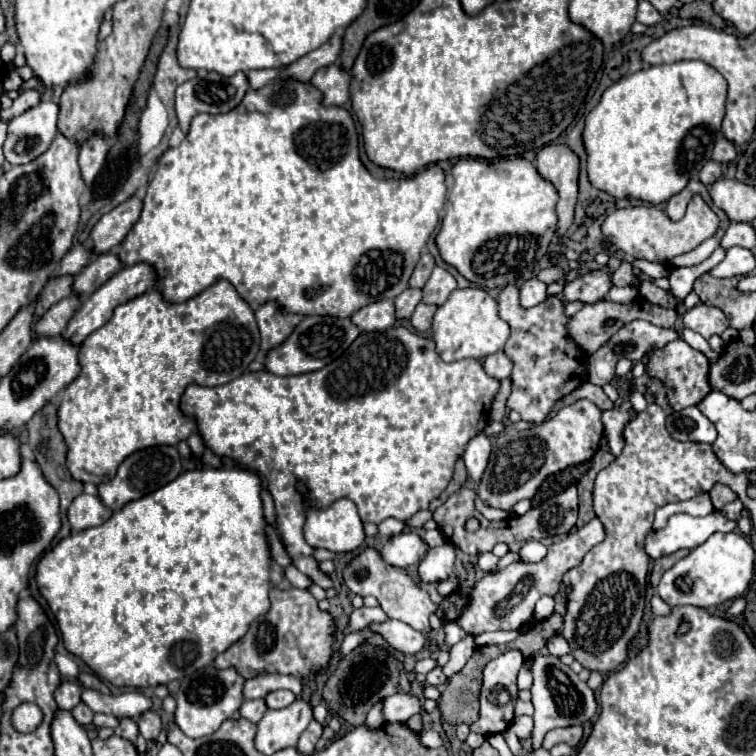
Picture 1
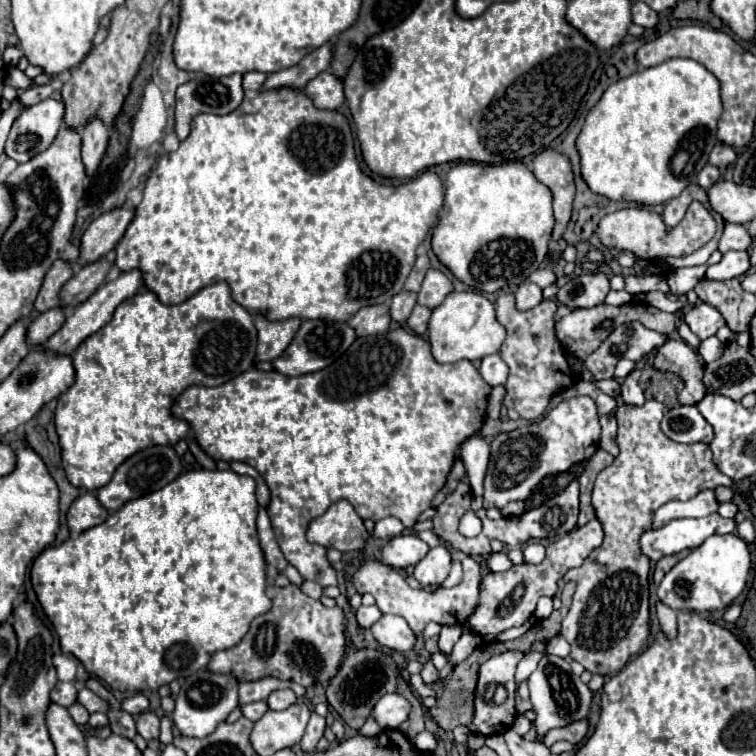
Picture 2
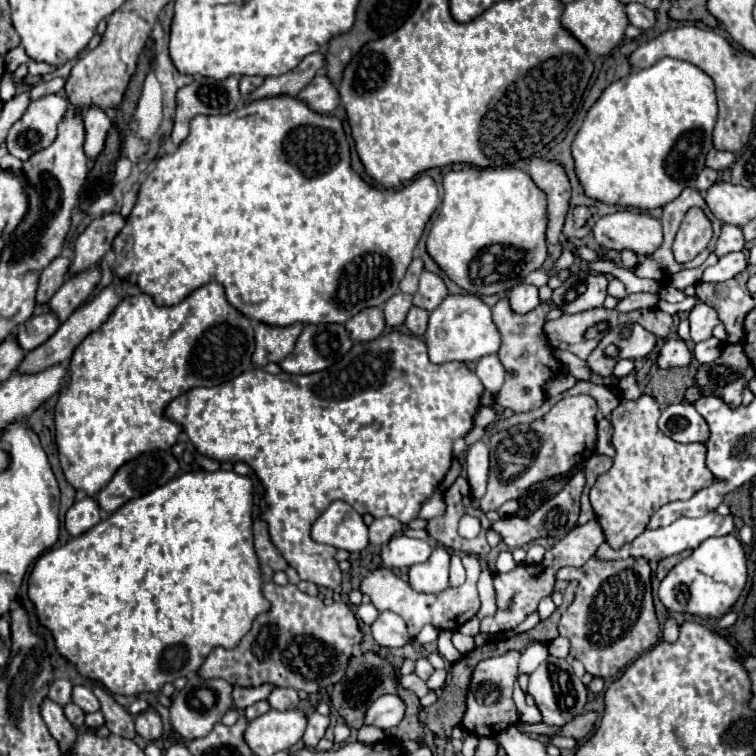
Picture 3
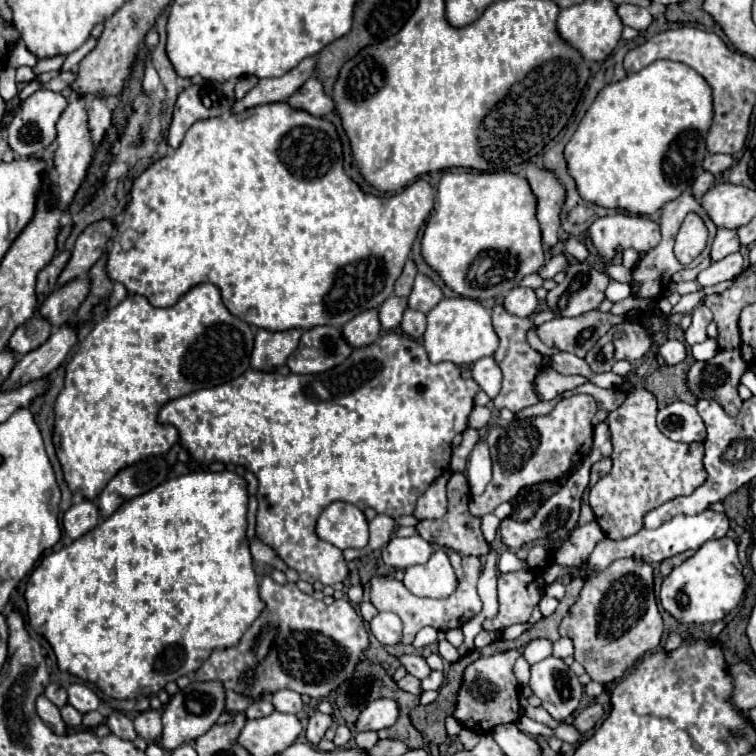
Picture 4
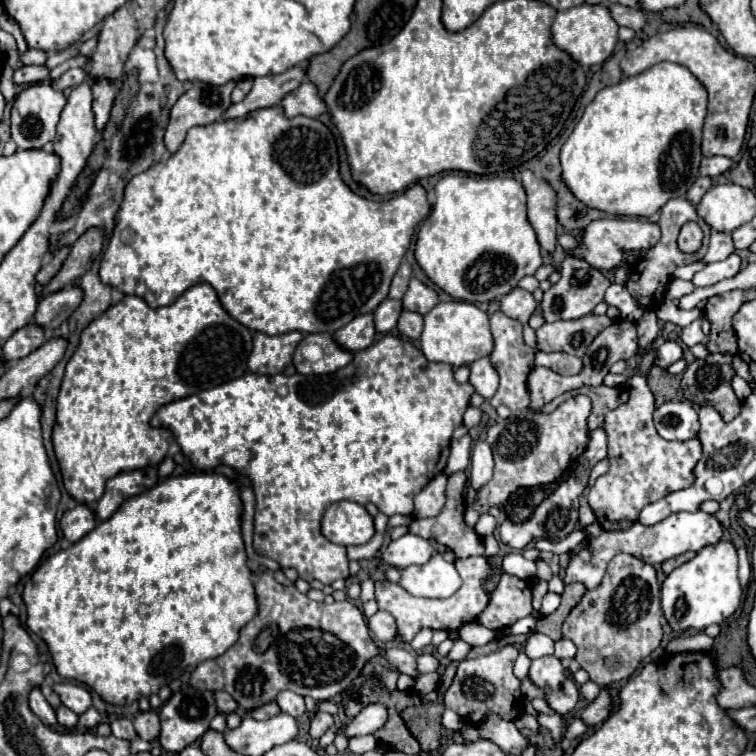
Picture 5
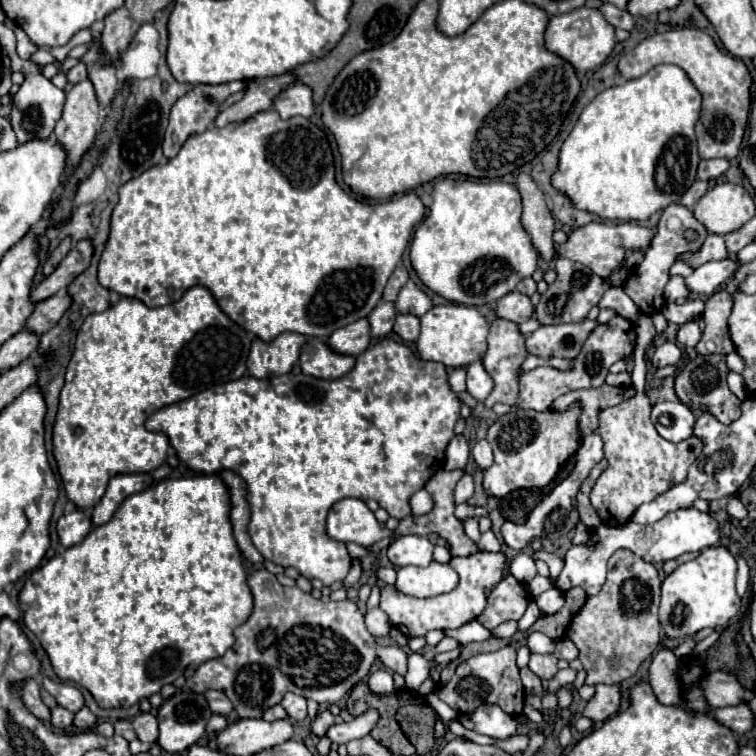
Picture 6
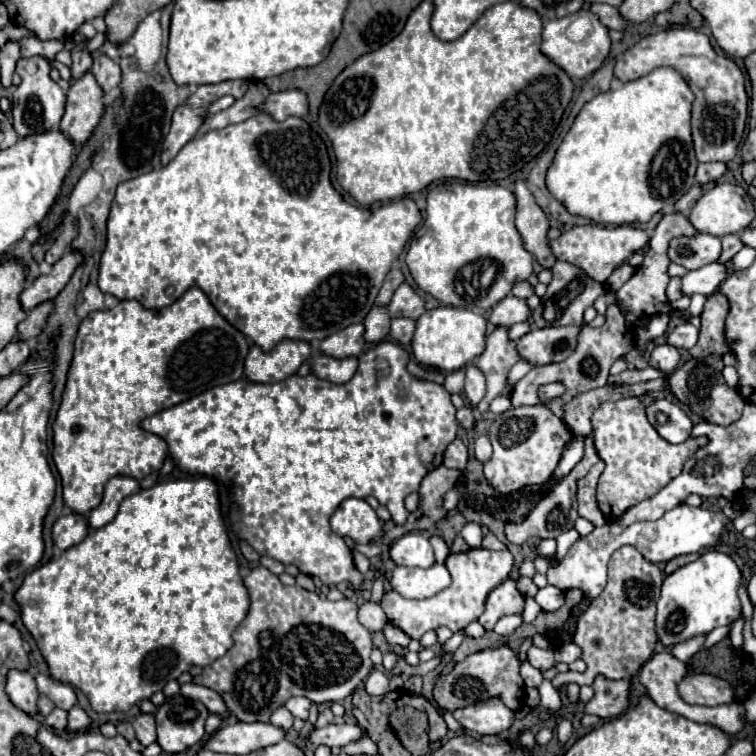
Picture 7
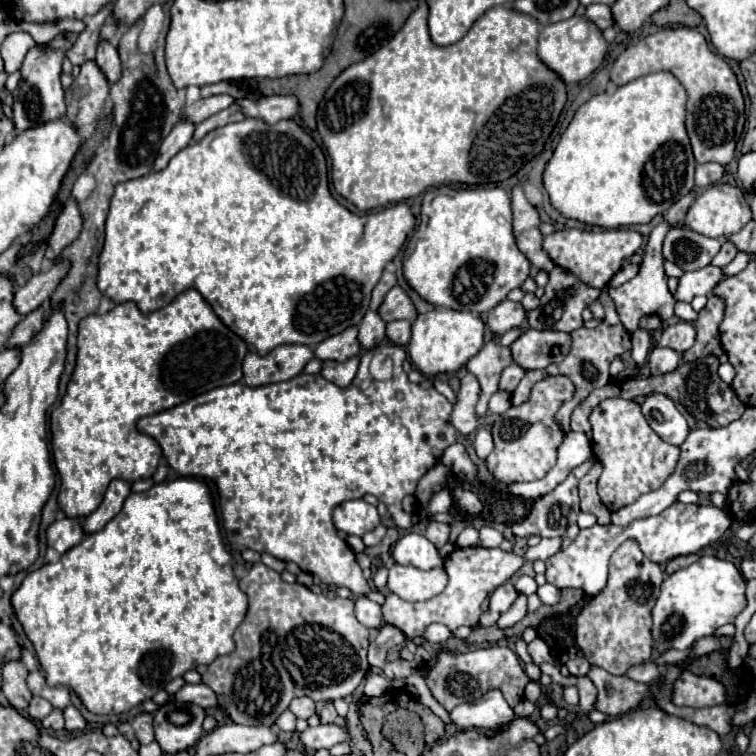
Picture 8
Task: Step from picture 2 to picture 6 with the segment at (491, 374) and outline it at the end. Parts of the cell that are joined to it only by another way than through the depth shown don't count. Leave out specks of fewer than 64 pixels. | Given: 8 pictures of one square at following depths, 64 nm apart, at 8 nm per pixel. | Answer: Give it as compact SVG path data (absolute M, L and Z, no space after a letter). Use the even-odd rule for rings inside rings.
M472 362L466 372L468 372L468 378L466 378L468 392L470 392L478 402L482 402L482 400L486 398L486 394L490 394L490 390L492 390L492 378L490 378L488 372L484 370L482 362Z

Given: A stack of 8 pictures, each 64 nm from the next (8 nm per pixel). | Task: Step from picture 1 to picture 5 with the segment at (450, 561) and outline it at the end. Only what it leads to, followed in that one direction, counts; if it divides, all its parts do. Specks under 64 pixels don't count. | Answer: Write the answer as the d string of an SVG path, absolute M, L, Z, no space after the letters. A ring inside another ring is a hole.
M434 554L424 566L408 566L402 570L400 586L412 596L424 598L448 598L460 588L462 580L452 562Z

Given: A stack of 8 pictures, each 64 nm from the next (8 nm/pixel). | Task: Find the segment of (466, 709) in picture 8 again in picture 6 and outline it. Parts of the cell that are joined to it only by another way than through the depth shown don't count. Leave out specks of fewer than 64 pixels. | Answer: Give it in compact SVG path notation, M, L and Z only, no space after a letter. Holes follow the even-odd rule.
M482 704L480 708L476 708L476 712L468 714L468 716L458 716L458 720L478 732L478 734L486 734L492 738L510 738L516 734L516 720L512 716L508 716L500 706L496 704Z

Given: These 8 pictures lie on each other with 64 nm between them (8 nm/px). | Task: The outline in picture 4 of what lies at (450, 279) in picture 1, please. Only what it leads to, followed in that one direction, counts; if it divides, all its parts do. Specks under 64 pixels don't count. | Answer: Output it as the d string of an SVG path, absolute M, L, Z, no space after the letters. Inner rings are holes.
M418 274L414 280L414 288L408 296L408 308L418 312L430 312L442 300L442 290L426 276Z

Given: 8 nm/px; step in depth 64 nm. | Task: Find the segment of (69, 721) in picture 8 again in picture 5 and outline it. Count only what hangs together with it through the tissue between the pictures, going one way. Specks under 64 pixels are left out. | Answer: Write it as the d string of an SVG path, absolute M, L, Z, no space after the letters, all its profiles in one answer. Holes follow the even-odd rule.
M88 708L88 712L80 714L80 718L78 718L78 726L80 726L80 728L90 730L90 728L98 726L98 722L100 722L100 720L102 720L102 716L100 716L94 708Z

